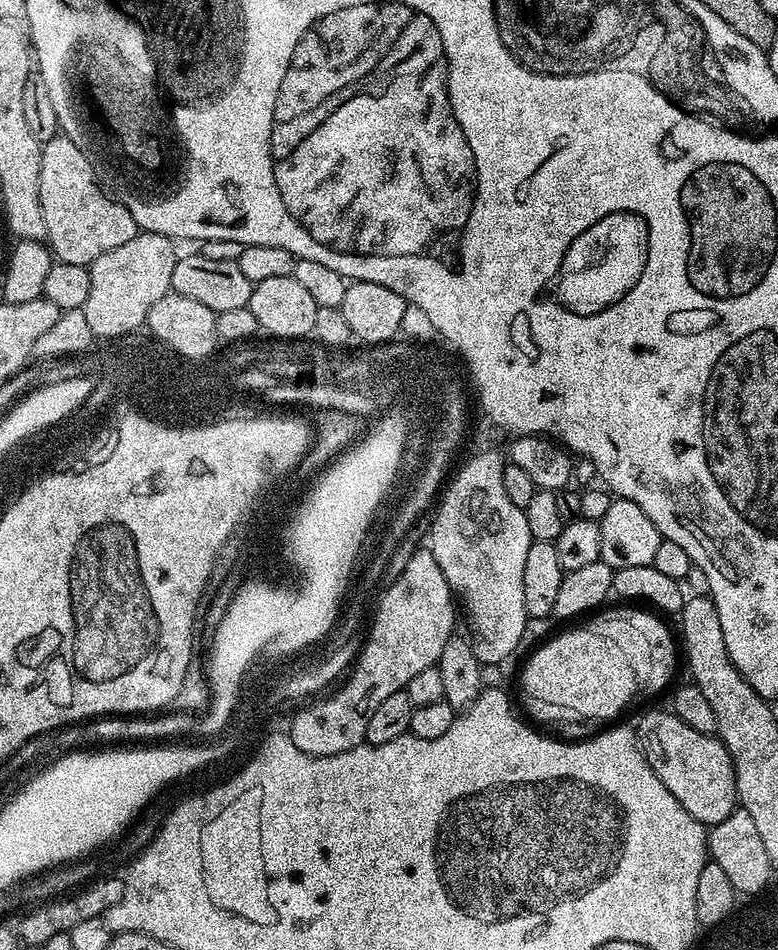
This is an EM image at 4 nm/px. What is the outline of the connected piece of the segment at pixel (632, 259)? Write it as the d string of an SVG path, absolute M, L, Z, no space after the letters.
M620 209L610 210L597 217L595 224L588 227L572 240L556 273L557 303L570 313L580 317L593 316L623 300L631 290L648 257L648 227L636 212Z

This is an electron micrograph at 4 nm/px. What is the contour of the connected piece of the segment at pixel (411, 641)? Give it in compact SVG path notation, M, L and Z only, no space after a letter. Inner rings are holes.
M424 546L405 562L396 581L381 594L380 601L375 602L374 610L375 606L368 641L359 649L347 673L348 681L333 696L310 705L293 718L290 735L298 750L311 756L333 756L365 743L370 714L374 714L375 708L390 698L390 694L404 691L414 674L437 667L442 646L457 631L458 608L453 591L434 554Z

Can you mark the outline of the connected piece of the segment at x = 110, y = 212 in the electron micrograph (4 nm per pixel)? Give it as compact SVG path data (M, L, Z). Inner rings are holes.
M57 134L51 140L43 141L40 150L40 205L42 222L46 222L46 243L55 259L62 264L90 266L102 254L130 242L138 234L137 217L126 210L126 206L111 195L104 196L105 189L99 179L92 180L93 165L84 151L73 140L63 134Z

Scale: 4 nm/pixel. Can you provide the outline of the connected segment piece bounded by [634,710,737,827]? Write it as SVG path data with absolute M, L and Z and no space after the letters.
M670 710L648 711L634 731L647 764L687 813L707 827L729 817L737 805L735 772L732 758L720 739L691 730Z

